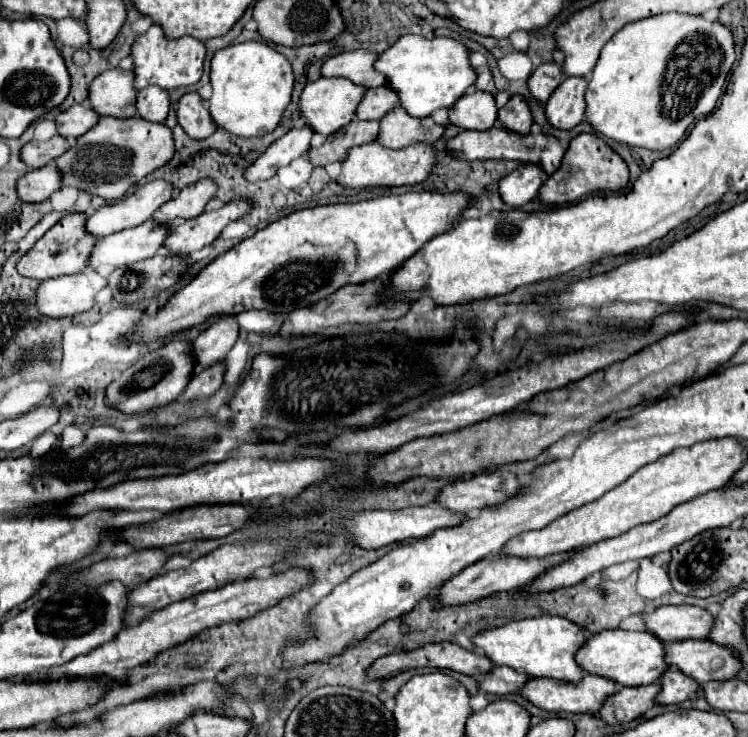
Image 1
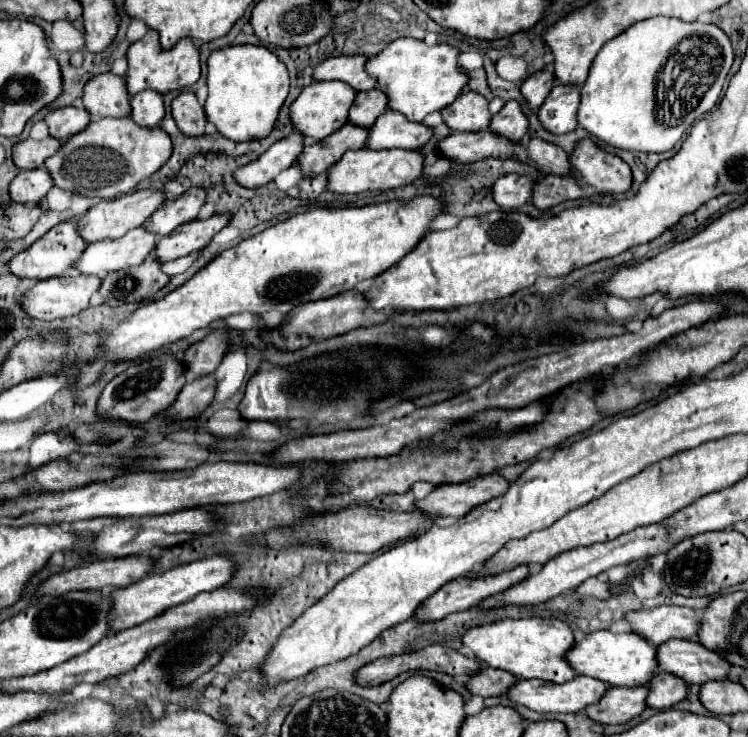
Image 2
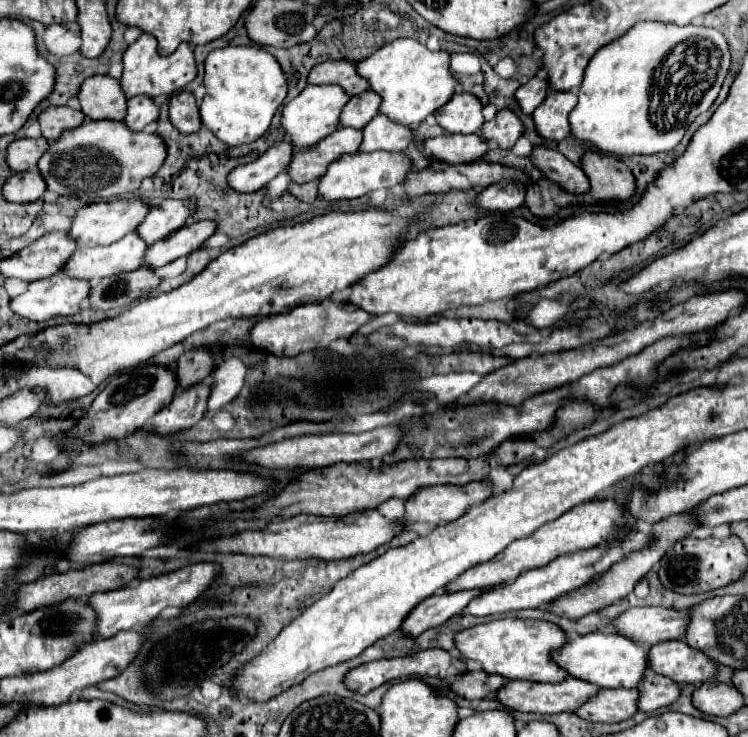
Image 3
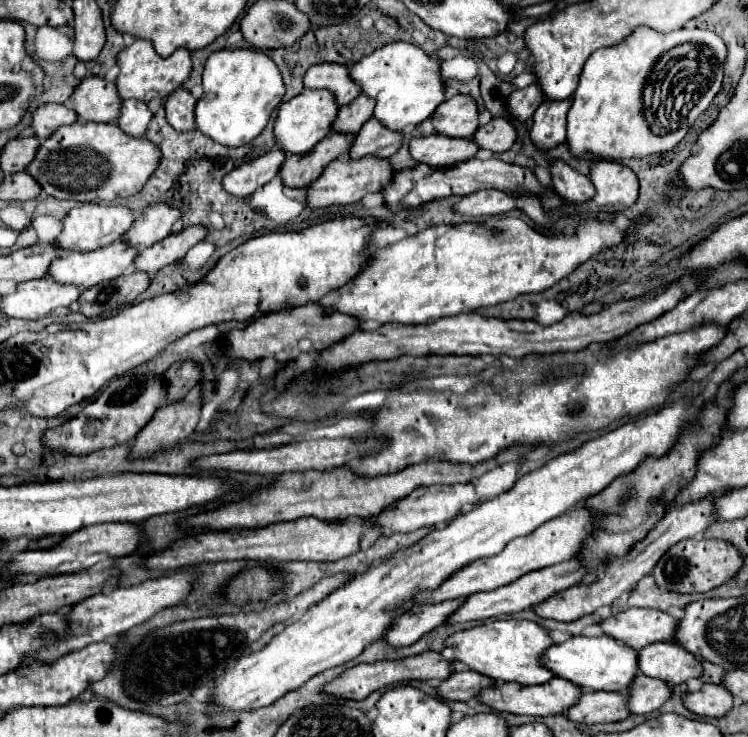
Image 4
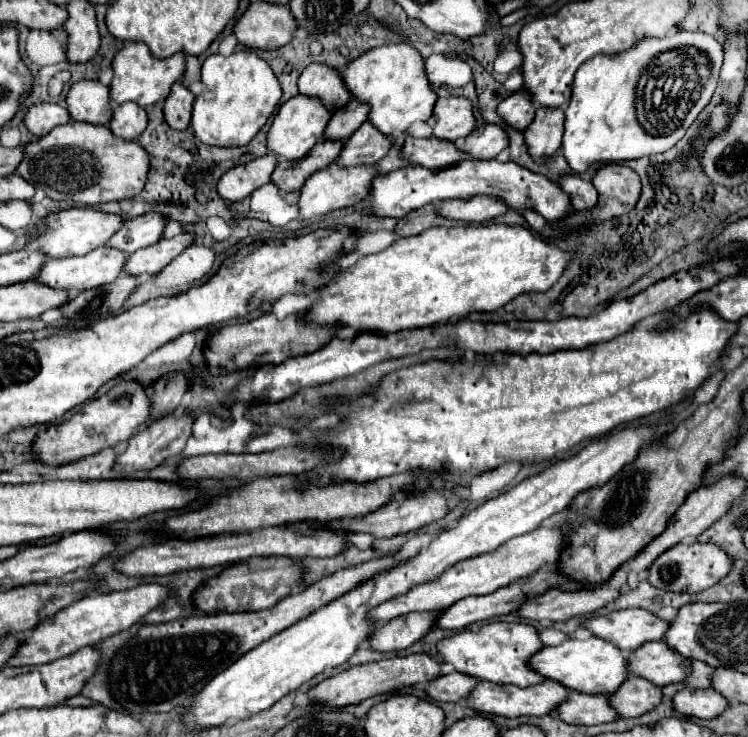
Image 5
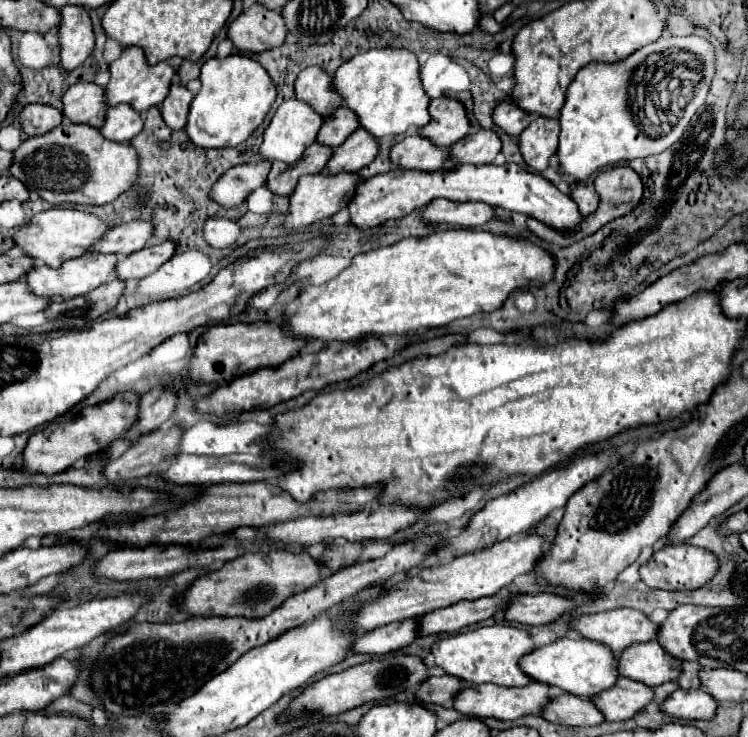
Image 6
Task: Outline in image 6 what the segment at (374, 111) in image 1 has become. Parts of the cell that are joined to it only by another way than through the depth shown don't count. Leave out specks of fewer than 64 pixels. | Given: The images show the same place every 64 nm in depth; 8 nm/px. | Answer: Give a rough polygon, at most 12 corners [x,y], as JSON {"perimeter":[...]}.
{"perimeter":[[340,106],[324,120],[318,142],[338,148],[358,126],[356,114]]}

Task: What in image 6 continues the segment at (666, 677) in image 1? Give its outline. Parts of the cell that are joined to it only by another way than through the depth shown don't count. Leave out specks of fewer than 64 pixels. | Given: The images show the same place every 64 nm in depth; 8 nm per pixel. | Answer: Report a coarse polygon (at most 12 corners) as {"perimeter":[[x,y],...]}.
{"perimeter":[[618,678],[616,686],[592,696],[614,720],[630,720],[654,700],[654,690]]}

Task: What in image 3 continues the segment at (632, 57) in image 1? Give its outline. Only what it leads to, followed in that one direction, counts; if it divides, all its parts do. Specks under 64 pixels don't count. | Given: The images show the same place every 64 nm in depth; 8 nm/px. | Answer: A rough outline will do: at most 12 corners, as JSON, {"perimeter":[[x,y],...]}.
{"perimeter":[[640,22],[592,56],[572,134],[668,152],[730,70],[716,28]]}

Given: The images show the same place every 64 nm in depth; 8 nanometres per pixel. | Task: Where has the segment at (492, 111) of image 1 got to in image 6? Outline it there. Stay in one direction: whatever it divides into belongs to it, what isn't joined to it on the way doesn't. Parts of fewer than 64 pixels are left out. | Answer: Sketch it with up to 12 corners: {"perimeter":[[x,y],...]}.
{"perimeter":[[456,98],[430,102],[422,136],[452,146],[470,130],[466,106]]}

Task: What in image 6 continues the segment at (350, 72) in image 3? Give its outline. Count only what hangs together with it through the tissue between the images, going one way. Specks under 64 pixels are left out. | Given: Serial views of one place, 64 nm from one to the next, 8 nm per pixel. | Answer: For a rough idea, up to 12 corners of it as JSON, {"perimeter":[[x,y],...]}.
{"perimeter":[[320,66],[304,68],[296,98],[324,118],[344,102],[332,76]]}

